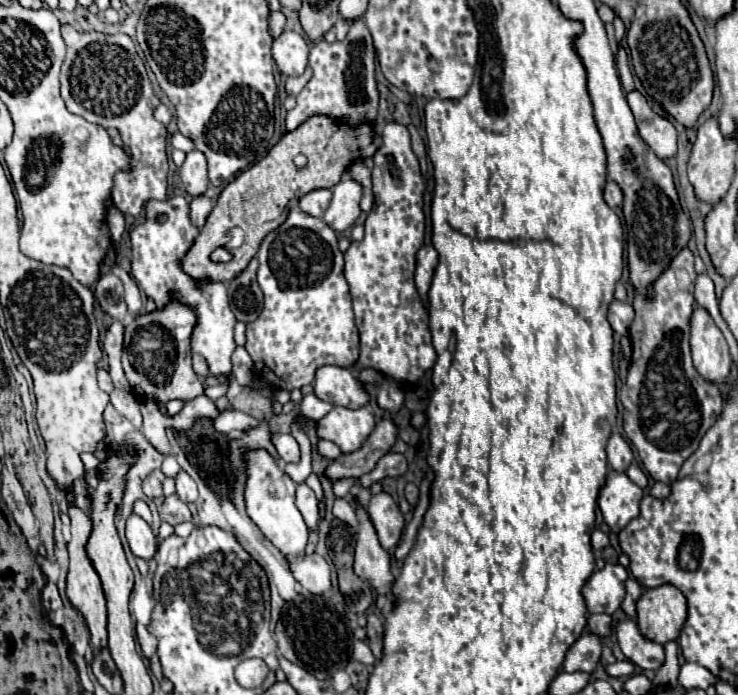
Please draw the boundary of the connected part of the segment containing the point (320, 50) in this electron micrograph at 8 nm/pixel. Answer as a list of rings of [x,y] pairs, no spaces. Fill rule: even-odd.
[[[362,19],[354,21],[344,41],[326,43],[318,41],[310,49],[308,65],[312,67],[314,75],[302,93],[296,97],[296,107],[286,115],[286,129],[292,131],[308,117],[324,113],[344,119],[344,123],[356,125],[358,121],[374,121],[378,113],[378,89],[374,79],[376,67],[376,53],[372,45],[370,31]]]

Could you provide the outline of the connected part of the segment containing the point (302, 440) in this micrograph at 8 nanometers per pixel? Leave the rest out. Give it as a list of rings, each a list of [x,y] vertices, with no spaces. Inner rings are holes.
[[[294,423],[292,425],[292,435],[294,439],[298,441],[300,445],[300,451],[302,451],[302,459],[298,463],[288,463],[284,467],[284,471],[292,477],[294,483],[302,483],[310,473],[312,473],[312,447],[310,447],[310,441],[306,435],[302,435],[302,429]]]

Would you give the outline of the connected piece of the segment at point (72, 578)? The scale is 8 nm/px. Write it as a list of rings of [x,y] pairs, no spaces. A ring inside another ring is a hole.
[[[70,507],[68,511],[70,519],[72,519],[72,541],[68,543],[68,553],[70,553],[70,569],[68,569],[68,577],[66,577],[66,595],[70,599],[70,603],[76,607],[76,611],[84,617],[88,629],[90,629],[90,645],[94,649],[94,653],[100,653],[102,649],[108,647],[108,637],[106,637],[106,599],[102,593],[102,585],[100,585],[100,577],[94,571],[90,559],[86,557],[84,545],[88,541],[92,523],[90,517],[84,509],[76,509]]]

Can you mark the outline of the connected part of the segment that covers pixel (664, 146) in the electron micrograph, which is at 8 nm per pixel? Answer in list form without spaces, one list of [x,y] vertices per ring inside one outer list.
[[[636,89],[626,93],[626,101],[634,113],[640,137],[652,147],[652,151],[660,159],[668,159],[676,155],[676,129],[668,121],[668,117],[656,113],[650,107],[648,99]]]

